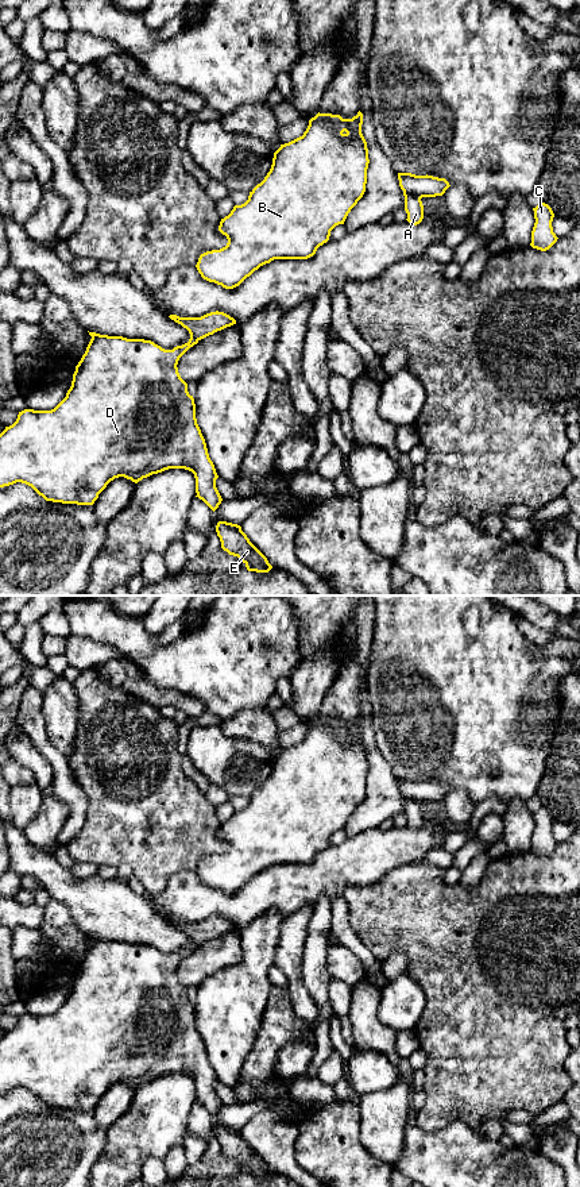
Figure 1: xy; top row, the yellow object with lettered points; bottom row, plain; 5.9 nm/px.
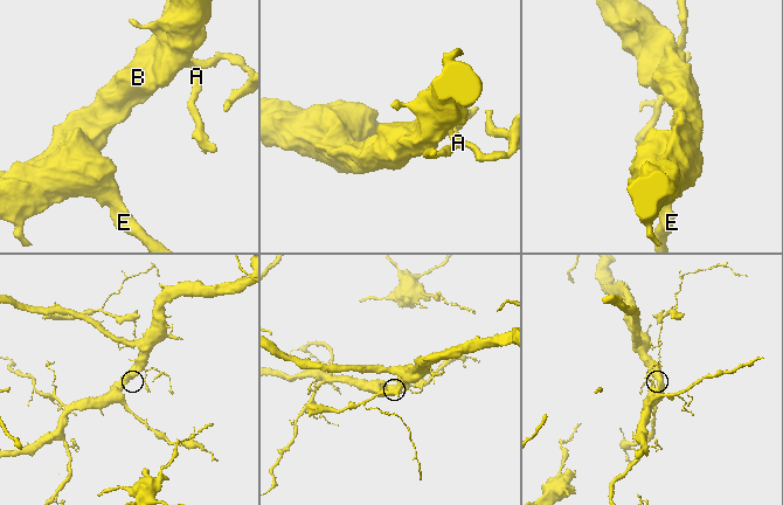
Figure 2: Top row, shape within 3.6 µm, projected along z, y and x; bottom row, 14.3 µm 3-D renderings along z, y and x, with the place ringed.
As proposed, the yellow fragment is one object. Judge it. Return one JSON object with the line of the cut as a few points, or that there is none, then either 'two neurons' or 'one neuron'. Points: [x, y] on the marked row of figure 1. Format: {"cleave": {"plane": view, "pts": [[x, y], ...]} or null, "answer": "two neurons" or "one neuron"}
{"cleave": {"plane": "xy", "pts": [[403, 191], [420, 199]]}, "answer": "two neurons"}

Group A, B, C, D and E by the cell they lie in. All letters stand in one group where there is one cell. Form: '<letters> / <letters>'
A / B C D E

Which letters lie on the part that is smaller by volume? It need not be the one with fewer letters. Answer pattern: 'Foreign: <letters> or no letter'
Foreign: A

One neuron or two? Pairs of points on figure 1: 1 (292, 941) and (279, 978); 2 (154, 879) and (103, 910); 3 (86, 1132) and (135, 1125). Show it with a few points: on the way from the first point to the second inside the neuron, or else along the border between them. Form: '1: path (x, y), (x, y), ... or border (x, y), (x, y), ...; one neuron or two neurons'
1: border (274, 964), (286, 975), (287, 989); two neurons
2: border (144, 894), (149, 898); two neurons
3: border (107, 1129), (104, 1149), (96, 1159); two neurons

